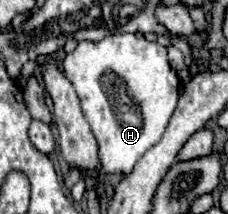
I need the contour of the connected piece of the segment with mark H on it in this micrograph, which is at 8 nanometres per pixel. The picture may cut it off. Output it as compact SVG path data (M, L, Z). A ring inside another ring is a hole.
M141 33L110 35L98 43L80 41L78 47L64 57L62 71L74 85L74 89L80 97L80 103L82 103L84 117L88 119L92 133L98 139L102 171L128 175L134 169L134 165L138 163L138 159L162 139L162 133L164 133L164 129L176 109L176 103L178 103L180 79L170 69L166 47L162 47L160 43L146 41Z

